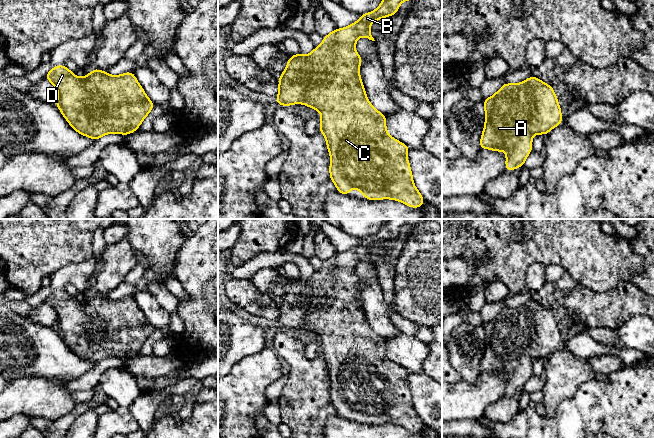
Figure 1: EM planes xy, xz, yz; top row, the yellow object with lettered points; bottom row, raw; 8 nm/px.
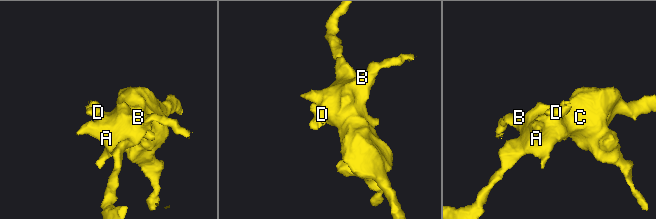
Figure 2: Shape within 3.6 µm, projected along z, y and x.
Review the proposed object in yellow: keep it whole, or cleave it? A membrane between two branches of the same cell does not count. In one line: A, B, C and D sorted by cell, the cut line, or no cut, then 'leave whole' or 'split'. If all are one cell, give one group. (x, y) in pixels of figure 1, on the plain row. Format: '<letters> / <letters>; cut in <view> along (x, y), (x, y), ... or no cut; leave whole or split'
A B C D; no cut; leave whole

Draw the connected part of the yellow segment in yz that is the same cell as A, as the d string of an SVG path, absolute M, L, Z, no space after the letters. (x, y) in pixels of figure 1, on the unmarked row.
M533 300L519 308L504 307L483 327L485 350L480 372L504 374L508 395L524 391L526 381L532 376L533 359L547 359L562 347L552 310Z

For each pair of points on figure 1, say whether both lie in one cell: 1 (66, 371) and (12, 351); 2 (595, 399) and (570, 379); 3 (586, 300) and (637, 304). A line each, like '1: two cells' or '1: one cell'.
1: one cell
2: two cells
3: one cell

